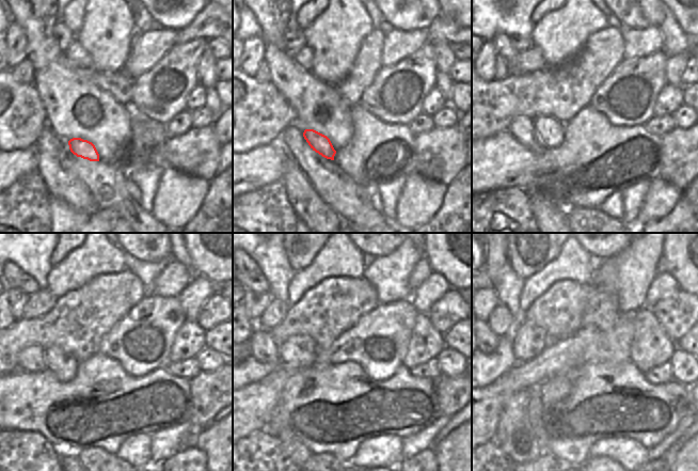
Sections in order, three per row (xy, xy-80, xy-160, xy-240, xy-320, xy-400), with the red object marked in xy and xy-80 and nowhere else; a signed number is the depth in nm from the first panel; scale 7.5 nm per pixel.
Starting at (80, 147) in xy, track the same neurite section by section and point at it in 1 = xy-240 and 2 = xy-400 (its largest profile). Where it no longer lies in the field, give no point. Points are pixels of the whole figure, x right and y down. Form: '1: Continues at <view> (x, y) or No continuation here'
1: Continues at xy-240 (63, 365)
2: Continues at xy-400 (530, 340).

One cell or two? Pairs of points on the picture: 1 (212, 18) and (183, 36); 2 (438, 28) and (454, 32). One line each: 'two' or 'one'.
1: one
2: one

